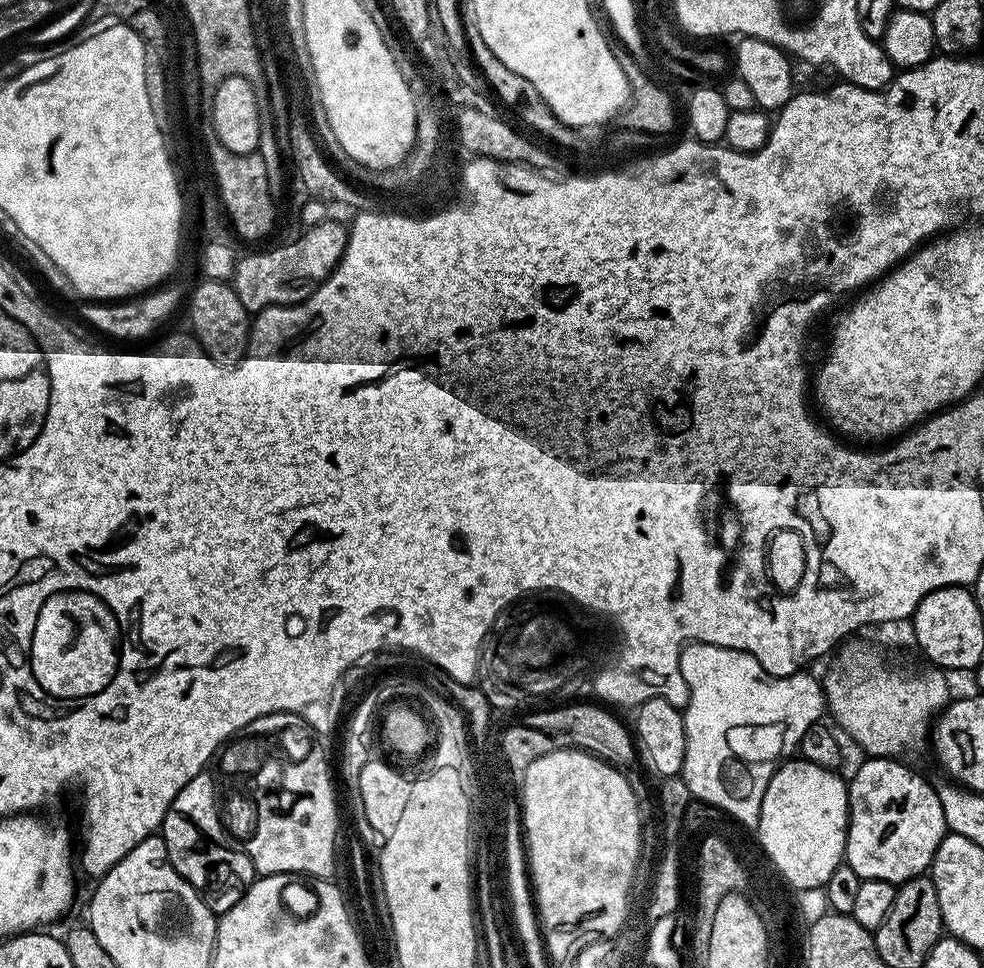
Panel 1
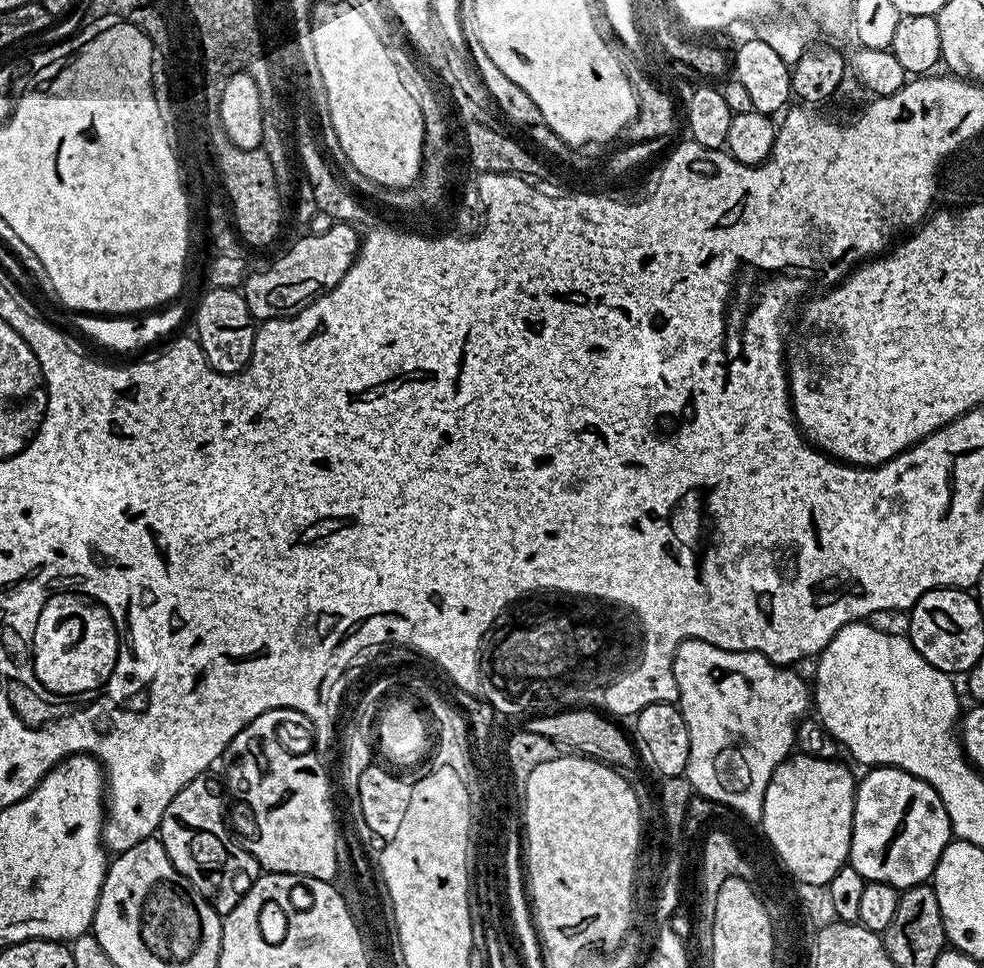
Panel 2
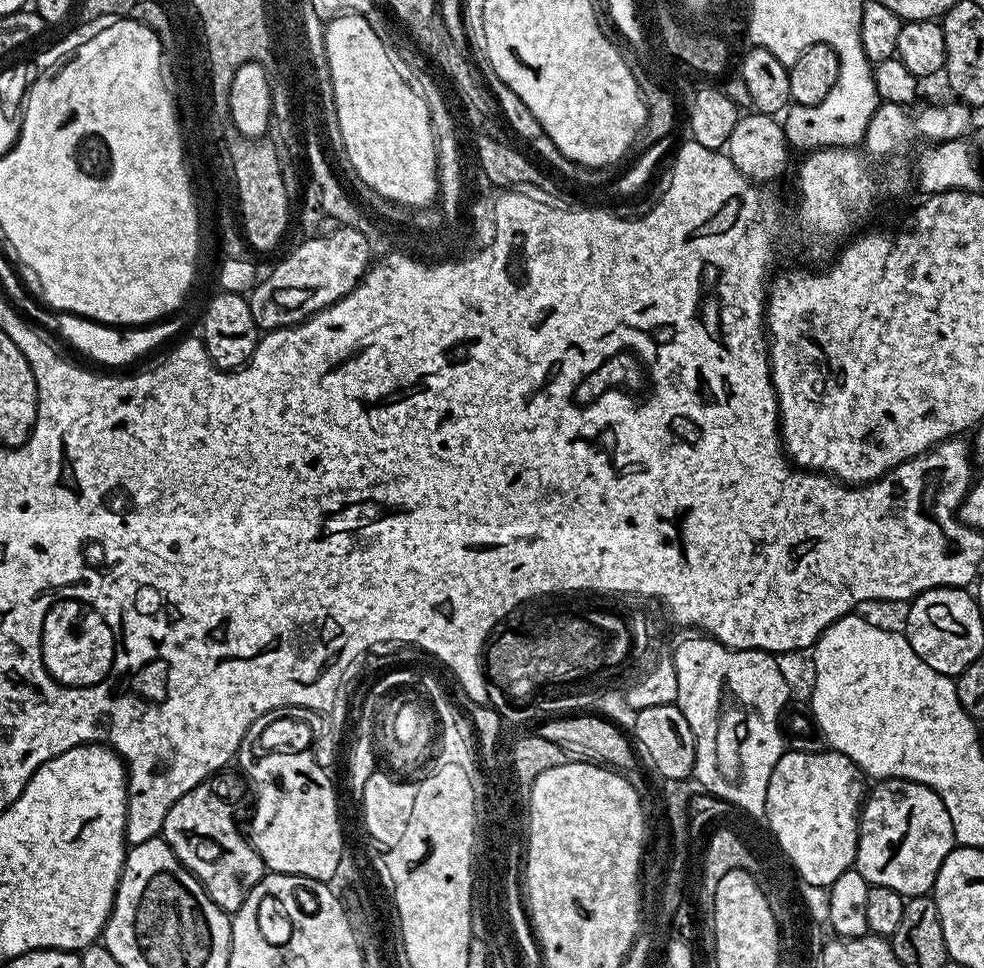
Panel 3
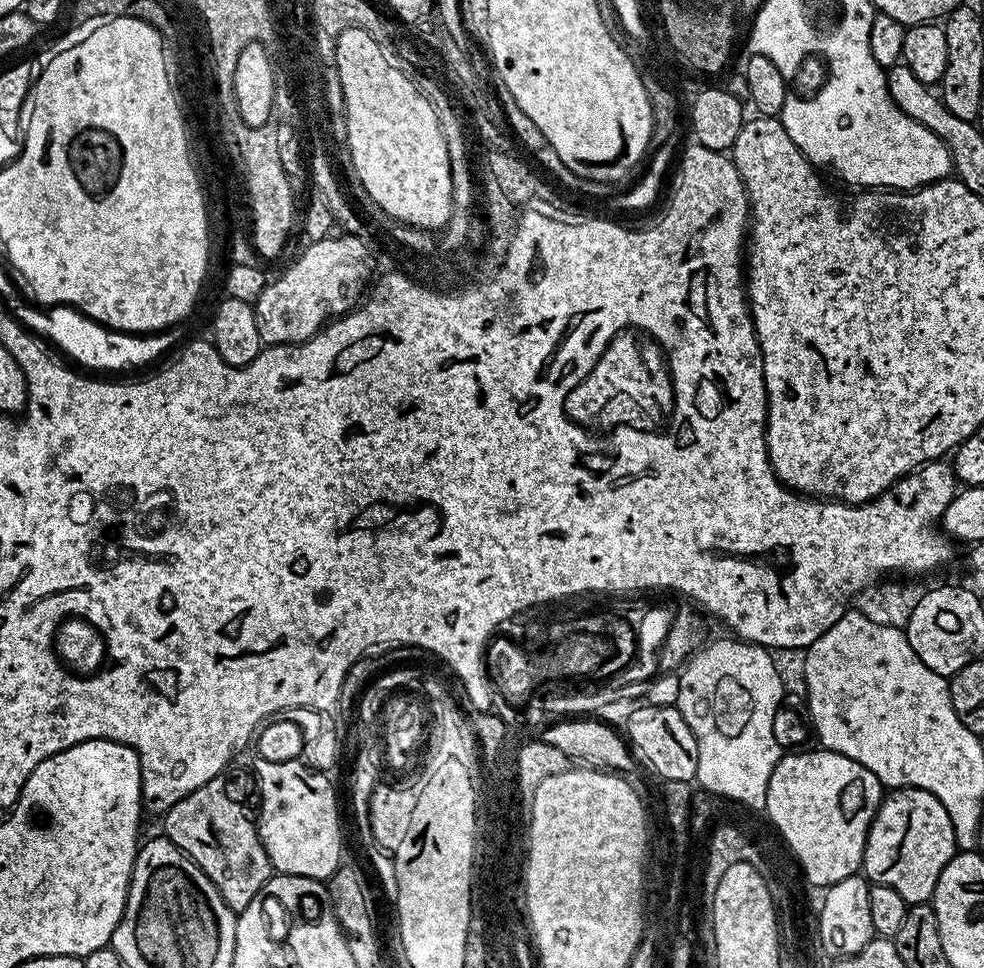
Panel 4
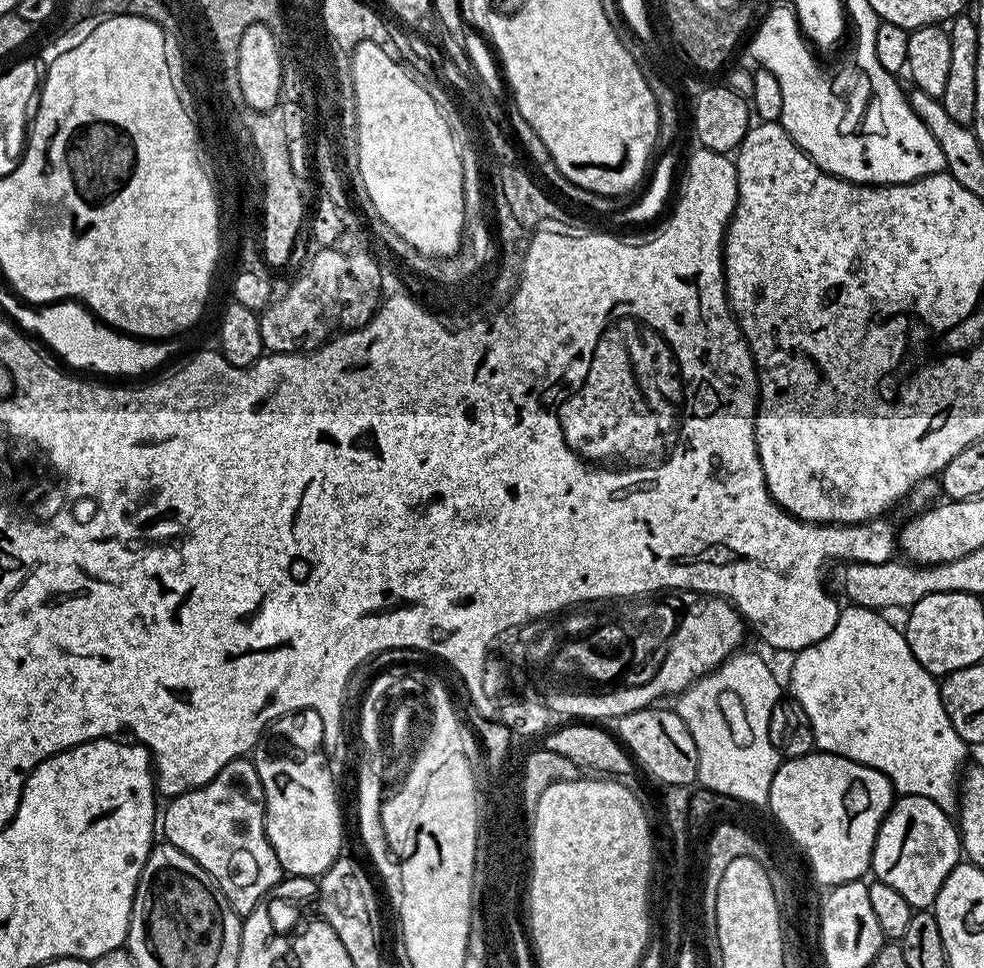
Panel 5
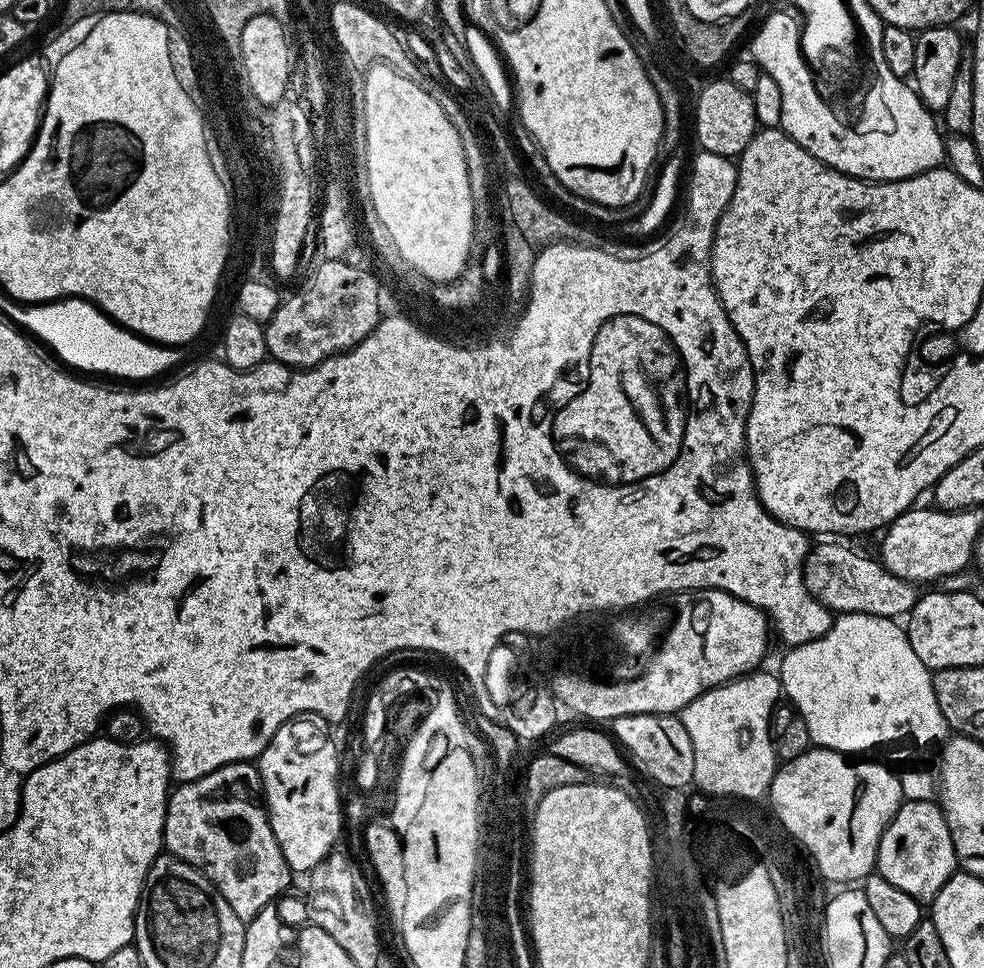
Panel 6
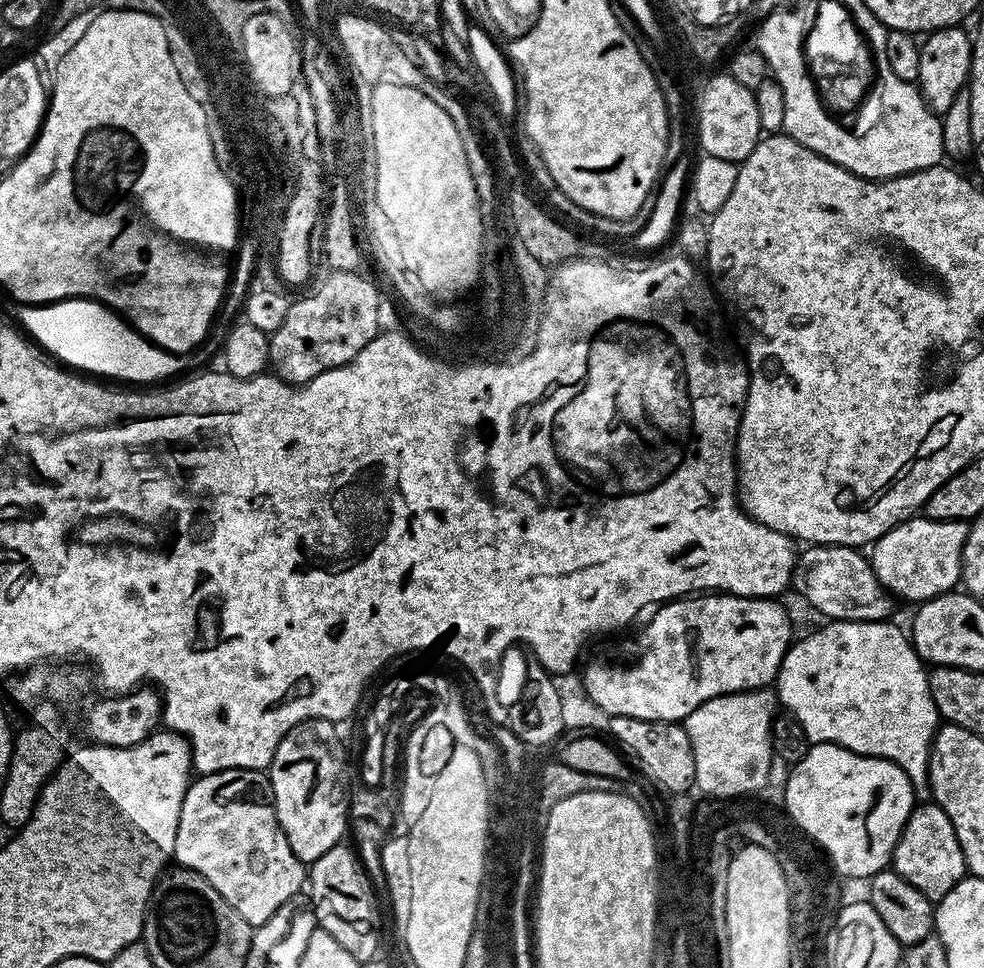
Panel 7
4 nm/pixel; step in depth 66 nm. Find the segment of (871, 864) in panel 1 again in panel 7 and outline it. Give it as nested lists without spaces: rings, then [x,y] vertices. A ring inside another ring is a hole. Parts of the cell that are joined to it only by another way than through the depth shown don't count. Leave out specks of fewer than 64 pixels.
[[[921,803],[913,807],[910,818],[892,851],[891,867],[906,882],[910,882],[927,900],[938,902],[966,875],[962,846],[954,834],[950,818],[935,804]]]

